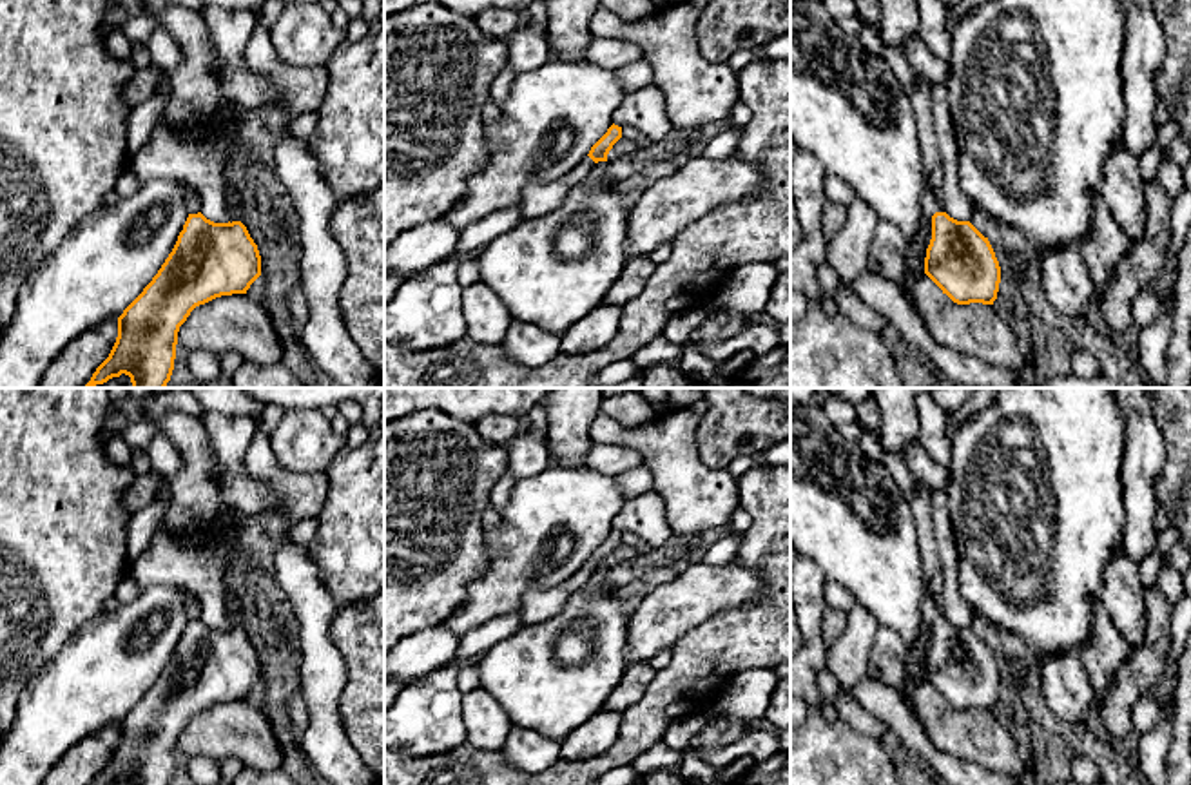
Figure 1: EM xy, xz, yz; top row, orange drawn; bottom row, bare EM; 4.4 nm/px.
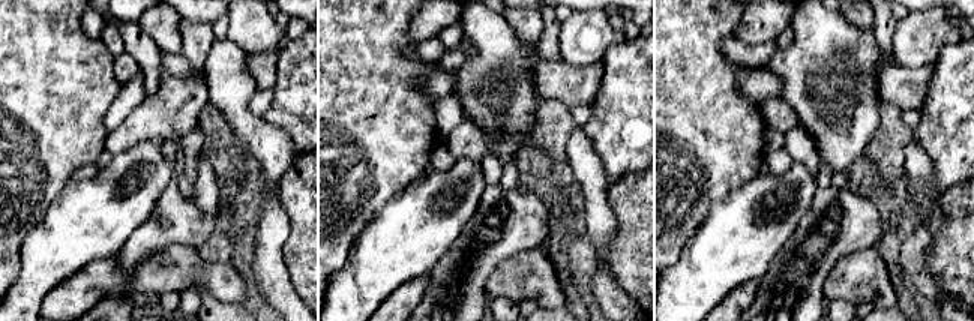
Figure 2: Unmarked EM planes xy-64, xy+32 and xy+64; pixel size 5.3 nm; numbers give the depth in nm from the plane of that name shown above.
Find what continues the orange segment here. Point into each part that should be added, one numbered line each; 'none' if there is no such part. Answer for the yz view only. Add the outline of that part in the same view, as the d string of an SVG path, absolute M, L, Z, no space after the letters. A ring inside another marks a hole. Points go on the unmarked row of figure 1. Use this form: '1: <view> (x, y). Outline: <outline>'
none

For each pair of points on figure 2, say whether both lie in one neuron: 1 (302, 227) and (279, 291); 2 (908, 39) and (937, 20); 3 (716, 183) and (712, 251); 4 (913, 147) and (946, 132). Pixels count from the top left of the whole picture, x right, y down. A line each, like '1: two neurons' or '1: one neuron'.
1: two neurons
2: one neuron
3: two neurons
4: two neurons

